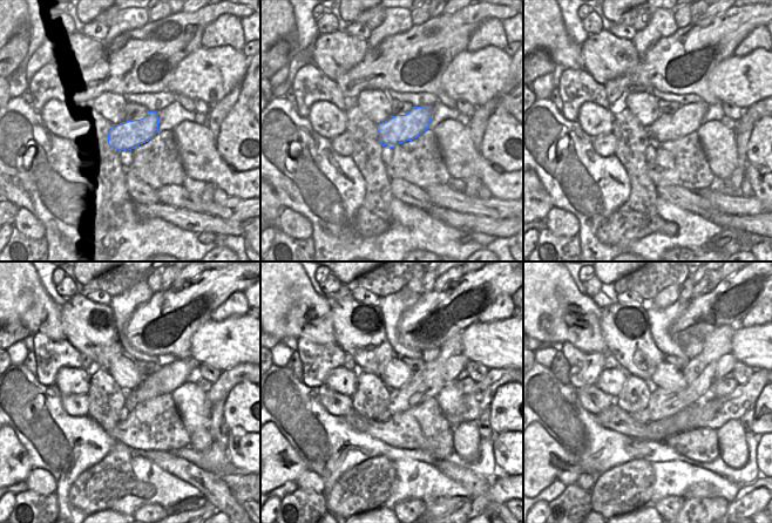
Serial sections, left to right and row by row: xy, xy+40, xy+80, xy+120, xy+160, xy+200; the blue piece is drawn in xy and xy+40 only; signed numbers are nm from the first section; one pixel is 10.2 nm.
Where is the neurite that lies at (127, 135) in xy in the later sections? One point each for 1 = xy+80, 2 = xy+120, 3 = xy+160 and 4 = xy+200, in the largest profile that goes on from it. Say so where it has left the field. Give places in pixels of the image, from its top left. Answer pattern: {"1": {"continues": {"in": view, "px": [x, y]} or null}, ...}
{"1": {"continues": {"in": "xy+80", "px": [688, 119]}}, "2": {"continues": {"in": "xy+120", "px": [166, 379]}}, "3": {"continues": {"in": "xy+160", "px": [427, 382]}}, "4": {"continues": {"in": "xy+200", "px": [716, 360]}}}

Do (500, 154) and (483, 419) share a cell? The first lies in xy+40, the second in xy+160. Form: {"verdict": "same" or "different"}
{"verdict": "different"}

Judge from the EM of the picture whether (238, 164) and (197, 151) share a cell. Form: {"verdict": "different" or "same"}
{"verdict": "different"}

